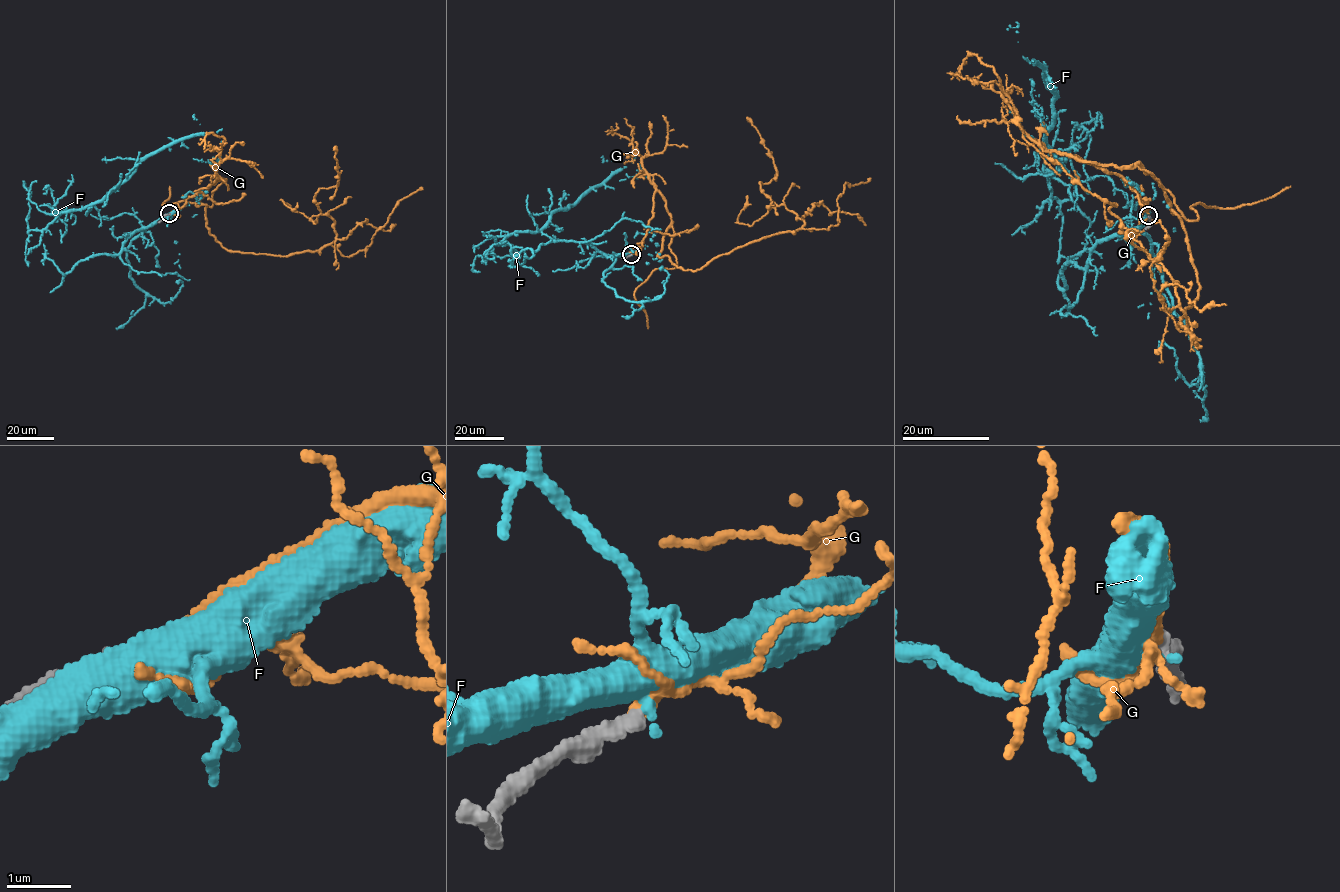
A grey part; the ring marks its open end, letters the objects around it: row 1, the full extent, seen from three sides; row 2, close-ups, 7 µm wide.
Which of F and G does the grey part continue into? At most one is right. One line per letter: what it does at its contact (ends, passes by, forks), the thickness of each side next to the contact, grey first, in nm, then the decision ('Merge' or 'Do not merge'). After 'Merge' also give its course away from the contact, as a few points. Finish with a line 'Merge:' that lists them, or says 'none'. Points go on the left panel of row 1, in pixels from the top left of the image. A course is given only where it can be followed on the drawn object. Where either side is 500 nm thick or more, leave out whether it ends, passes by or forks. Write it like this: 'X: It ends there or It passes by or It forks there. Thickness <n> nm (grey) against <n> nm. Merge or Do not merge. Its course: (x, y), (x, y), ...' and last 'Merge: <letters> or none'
F: It forks there. Thickness 280 nm (grey) against 440 nm. Do not merge
G: It forks there. Thickness 280 nm (grey) against 170 nm. Merge. Its course: (169, 213), (220, 178), (196, 203), (228, 250), (320, 250), (336, 237), (314, 197), (338, 183), (335, 146)
Merge: G

